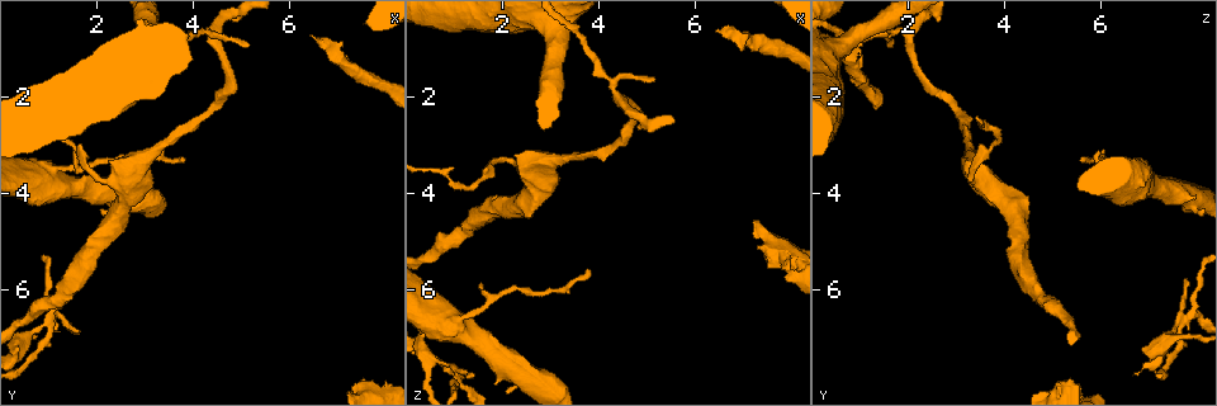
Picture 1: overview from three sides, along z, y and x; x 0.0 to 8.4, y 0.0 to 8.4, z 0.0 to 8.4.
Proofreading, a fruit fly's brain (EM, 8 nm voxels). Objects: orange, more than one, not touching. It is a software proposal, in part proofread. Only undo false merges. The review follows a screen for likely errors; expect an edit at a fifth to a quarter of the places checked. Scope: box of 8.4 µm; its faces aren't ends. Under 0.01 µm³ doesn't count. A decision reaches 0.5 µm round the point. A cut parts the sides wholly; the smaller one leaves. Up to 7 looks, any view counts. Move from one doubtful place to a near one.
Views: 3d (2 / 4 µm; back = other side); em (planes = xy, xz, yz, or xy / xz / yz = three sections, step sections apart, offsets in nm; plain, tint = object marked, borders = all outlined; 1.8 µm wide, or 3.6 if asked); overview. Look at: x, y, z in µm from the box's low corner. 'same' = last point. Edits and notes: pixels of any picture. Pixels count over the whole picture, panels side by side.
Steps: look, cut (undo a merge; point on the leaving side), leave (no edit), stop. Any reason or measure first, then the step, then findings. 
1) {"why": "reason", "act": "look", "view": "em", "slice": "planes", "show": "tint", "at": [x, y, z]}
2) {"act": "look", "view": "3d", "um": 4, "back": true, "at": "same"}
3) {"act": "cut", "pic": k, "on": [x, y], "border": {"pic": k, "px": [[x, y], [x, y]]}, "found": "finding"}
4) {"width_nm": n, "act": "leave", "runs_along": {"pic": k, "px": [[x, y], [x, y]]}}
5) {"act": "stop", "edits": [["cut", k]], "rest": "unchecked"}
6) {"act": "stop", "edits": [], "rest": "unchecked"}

{"why": "branch point", "act": "look", "view": "3d", "um": 2, "back": true, "at": [4.40, 0.70, 1.95]}

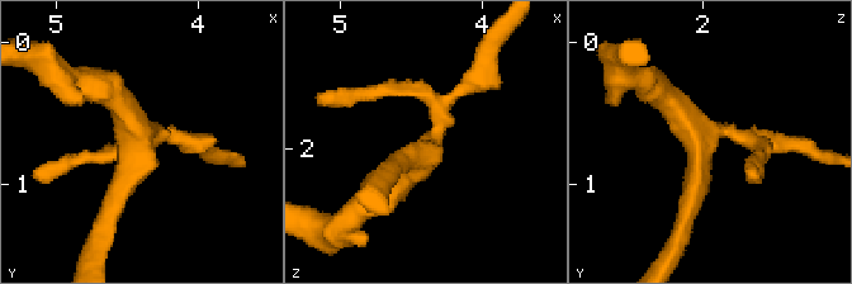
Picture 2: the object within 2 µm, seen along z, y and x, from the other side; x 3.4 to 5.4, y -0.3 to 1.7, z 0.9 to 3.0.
{"act": "look", "view": "em", "slice": "yz", "step": 8, "show": "tint", "at": [4.38, 0.72, 1.98]}

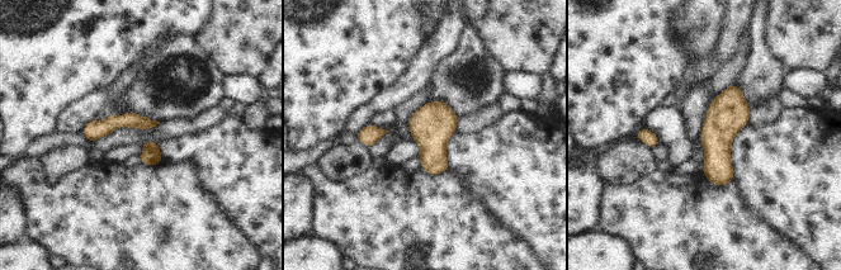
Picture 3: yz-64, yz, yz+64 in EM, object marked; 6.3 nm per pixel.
{"act": "leave", "found": "one cell here"}

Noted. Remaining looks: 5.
{"why": "calibre changes", "act": "look", "view": "3d", "um": 4, "at": [1.05, 3.65, 6.80]}

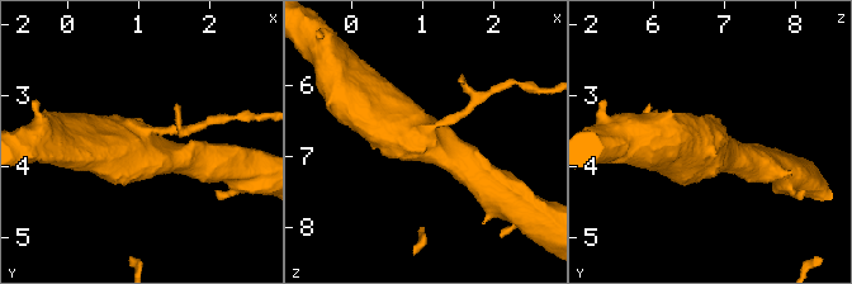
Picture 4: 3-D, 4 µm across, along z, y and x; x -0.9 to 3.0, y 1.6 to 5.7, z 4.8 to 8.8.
{"act": "look", "view": "em", "um": 3.6, "slice": "xz", "step": 16, "show": "tint", "at": [1.05, 3.65, 6.75]}

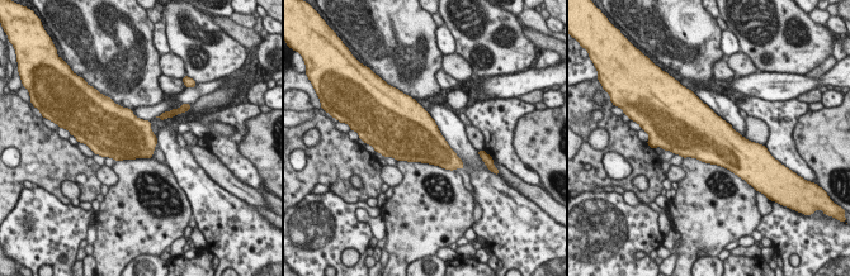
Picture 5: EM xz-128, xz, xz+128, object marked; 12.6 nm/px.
{"why": "another direction", "act": "look", "view": "em", "um": 3.6, "slice": "xy", "step": 16, "show": "tint", "at": "same"}

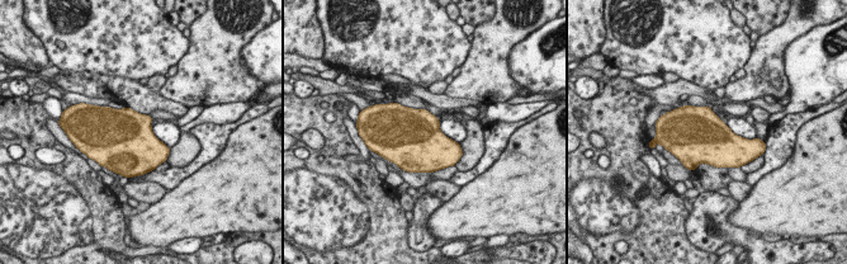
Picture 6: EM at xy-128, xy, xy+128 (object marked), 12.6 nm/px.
{"act": "leave", "found": "continuous, no second cell"}

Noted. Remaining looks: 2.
{"why": "sharp bend", "act": "look", "view": "em", "slice": "planes", "show": "tint", "at": [1.10, 6.50, 7.80]}

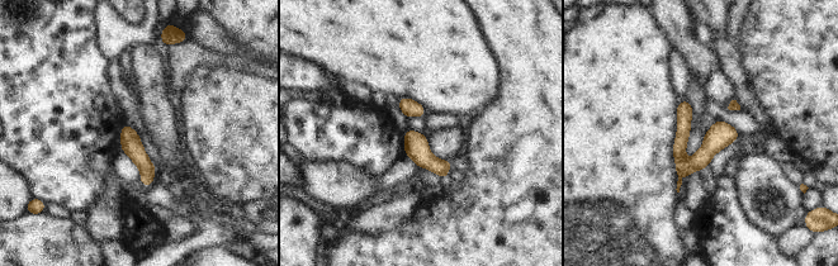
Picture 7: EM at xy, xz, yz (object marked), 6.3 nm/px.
{"act": "cut", "pic": 7, "on": [683, 124], "border": {"pic": 7, "px": [[682, 160], [676, 164]]}, "found": "two cells meet here"}

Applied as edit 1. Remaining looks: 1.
{"act": "stop", "edits": [["cut", 7]], "rest": "unchecked"}

